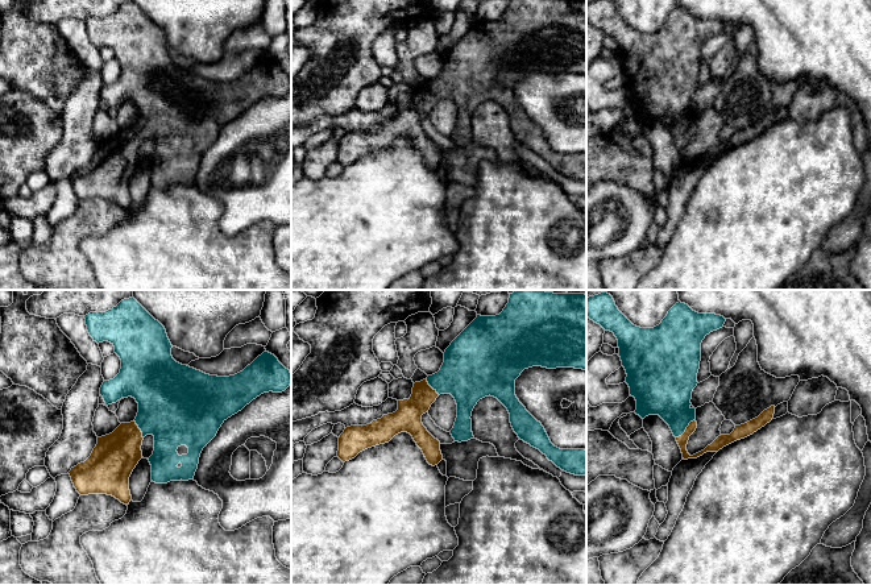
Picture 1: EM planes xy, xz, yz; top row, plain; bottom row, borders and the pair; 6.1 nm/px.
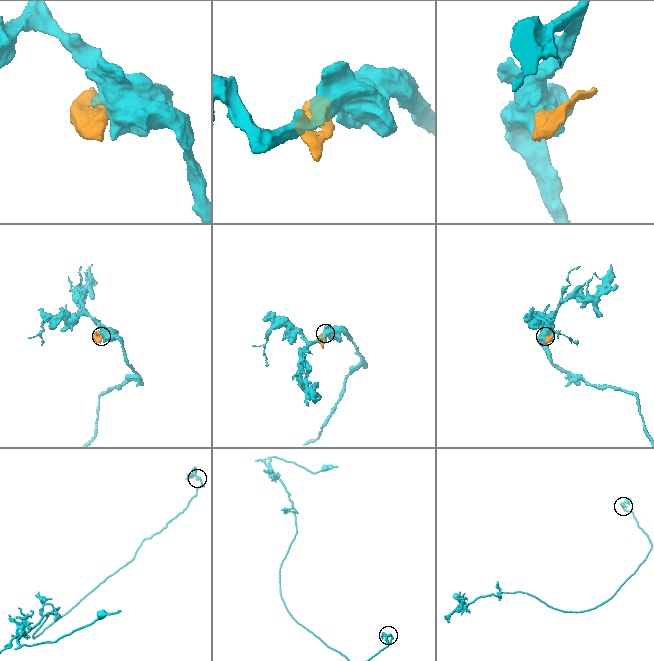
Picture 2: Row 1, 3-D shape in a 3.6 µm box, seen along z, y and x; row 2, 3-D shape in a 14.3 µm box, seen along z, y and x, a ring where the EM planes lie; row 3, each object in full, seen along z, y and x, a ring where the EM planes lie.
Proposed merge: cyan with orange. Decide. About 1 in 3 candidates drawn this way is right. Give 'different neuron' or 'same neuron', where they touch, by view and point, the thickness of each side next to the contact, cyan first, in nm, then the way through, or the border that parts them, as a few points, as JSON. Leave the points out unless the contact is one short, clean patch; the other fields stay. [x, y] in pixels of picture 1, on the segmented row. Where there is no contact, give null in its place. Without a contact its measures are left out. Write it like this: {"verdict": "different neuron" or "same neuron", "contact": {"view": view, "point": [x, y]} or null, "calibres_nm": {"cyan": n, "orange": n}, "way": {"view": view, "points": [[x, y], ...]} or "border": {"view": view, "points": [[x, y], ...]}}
{"verdict": "same neuron", "contact": {"view": "yz", "point": [685, 428]}, "calibres_nm": {"cyan": 300, "orange": 70}, "way": {"view": "yz", "points": [[667, 393], [685, 428], [689, 456], [722, 440]]}}

